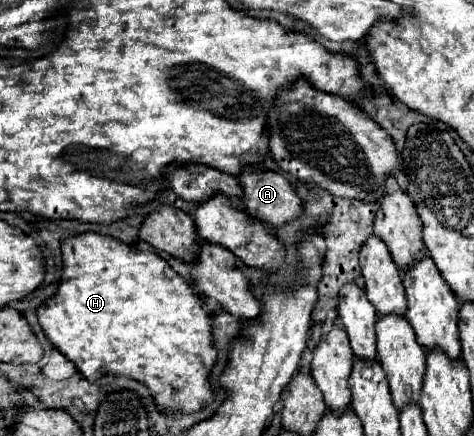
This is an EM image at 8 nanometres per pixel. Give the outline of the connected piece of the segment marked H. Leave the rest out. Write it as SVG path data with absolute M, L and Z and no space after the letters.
M78 232L62 238L60 252L64 278L56 284L56 294L36 310L46 338L72 360L88 380L98 380L104 374L134 378L150 388L154 402L164 410L182 410L190 414L206 406L212 400L208 374L216 362L210 332L212 322L188 282L156 252L142 252L132 244L96 232Z

